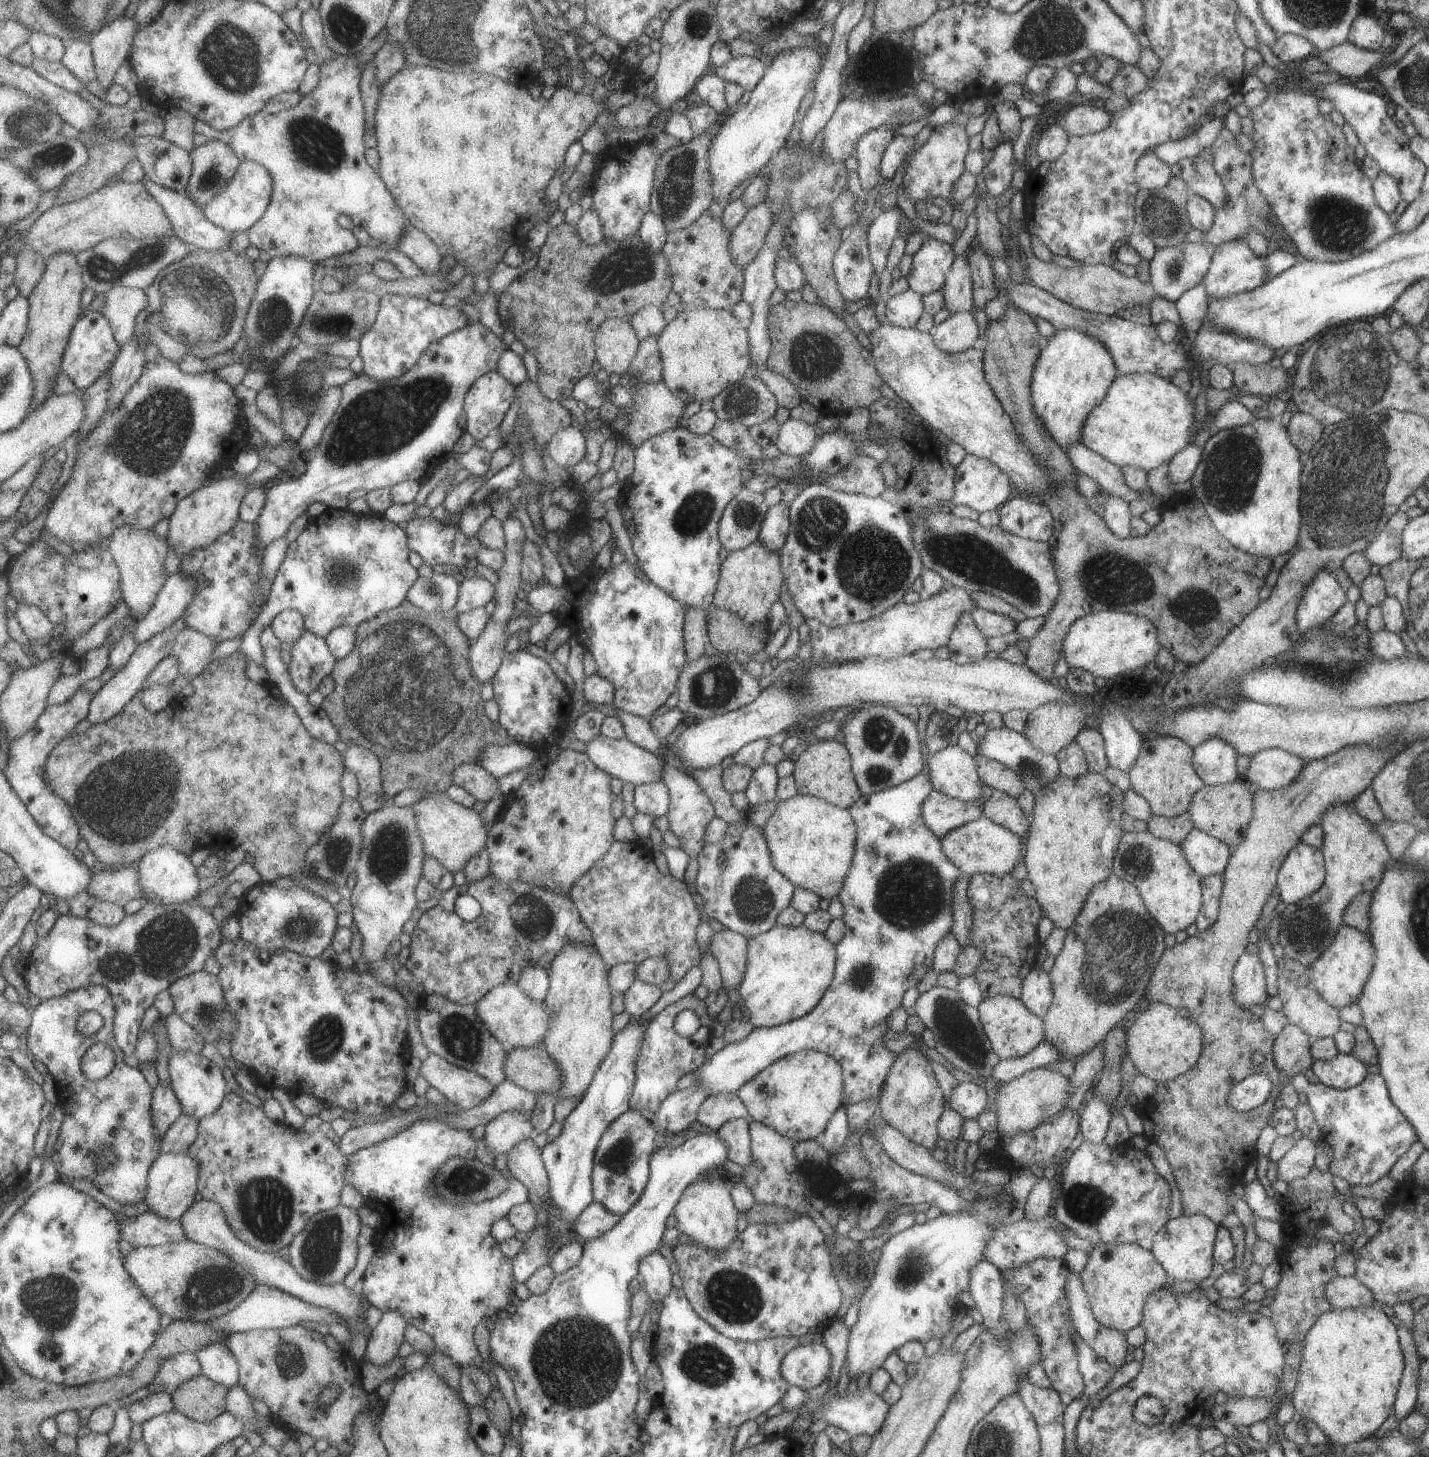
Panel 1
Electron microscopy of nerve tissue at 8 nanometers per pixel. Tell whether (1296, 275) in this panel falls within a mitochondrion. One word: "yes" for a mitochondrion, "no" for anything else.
no

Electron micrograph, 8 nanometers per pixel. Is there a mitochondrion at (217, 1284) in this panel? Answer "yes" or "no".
yes

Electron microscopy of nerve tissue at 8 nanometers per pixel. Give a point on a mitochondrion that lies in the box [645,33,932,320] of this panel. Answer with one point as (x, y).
(676, 194)

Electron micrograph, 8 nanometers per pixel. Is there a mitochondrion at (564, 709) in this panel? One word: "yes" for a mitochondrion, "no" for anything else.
no

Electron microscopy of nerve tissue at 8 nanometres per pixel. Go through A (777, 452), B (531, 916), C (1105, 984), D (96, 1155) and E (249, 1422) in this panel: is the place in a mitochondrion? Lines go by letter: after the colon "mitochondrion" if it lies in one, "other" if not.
A: other
B: mitochondrion
C: mitochondrion
D: other
E: other

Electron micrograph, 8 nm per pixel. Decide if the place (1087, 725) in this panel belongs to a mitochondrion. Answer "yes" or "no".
no

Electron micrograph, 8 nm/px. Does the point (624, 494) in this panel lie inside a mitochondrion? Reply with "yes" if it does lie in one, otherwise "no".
no

